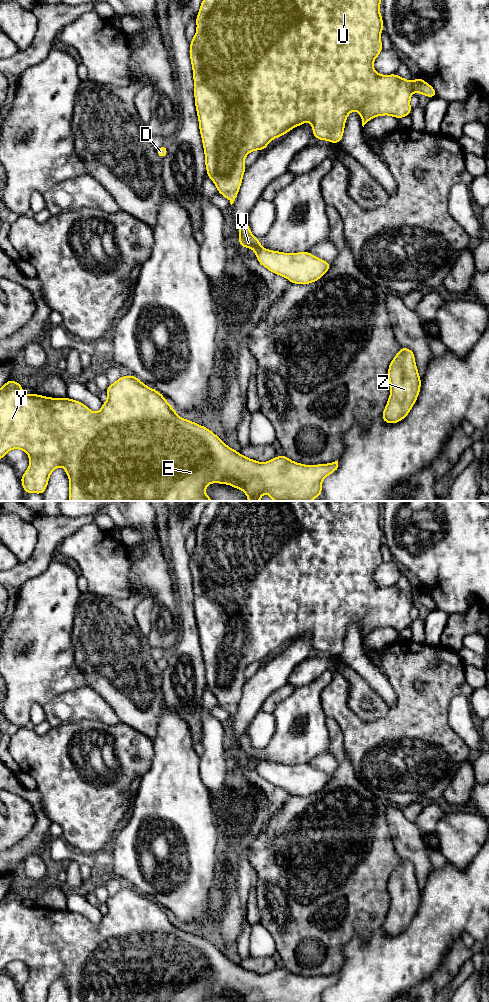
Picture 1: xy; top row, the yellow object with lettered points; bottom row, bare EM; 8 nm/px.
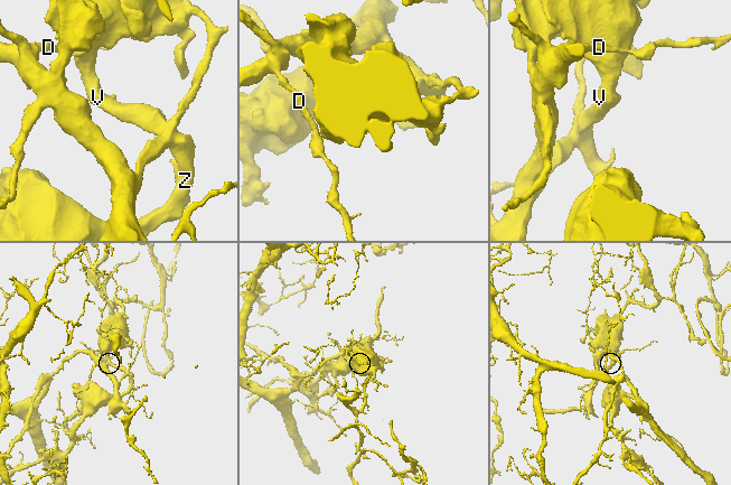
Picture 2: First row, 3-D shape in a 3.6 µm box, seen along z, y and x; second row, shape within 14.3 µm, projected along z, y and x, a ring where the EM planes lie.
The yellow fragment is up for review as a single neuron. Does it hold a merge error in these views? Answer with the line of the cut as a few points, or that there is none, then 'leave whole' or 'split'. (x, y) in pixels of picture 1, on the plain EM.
cut in xy along (412, 594), (414, 601); split

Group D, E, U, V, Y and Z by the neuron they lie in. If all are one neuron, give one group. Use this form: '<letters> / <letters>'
D / E U V Y Z

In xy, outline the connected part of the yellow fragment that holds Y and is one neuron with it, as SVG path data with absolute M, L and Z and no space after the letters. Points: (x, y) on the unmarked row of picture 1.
M132 886L121 888L115 895L109 896L106 905L107 913L102 916L98 925L94 925L82 914L68 909L60 911L44 909L36 905L26 907L22 903L22 896L13 891L7 893L0 900L0 972L12 961L21 961L28 966L29 980L20 988L23 1002L46 1002L50 986L60 978L64 979L68 988L69 1002L205 1002L213 994L228 996L240 1002L322 1002L323 991L334 985L338 980L338 972L328 976L304 977L290 972L283 966L263 975L245 969L240 964L227 958L221 950L208 940L185 930L180 930L176 926L176 922L171 919L161 905L146 898Z

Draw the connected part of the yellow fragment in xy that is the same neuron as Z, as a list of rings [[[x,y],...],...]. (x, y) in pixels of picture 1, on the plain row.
[[[401,859],[390,874],[387,887],[391,903],[381,930],[386,935],[396,936],[409,926],[421,900],[413,863]]]

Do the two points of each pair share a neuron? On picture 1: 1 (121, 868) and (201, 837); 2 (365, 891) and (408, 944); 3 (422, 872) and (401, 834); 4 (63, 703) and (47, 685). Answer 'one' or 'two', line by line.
1: one
2: two
3: one
4: two

